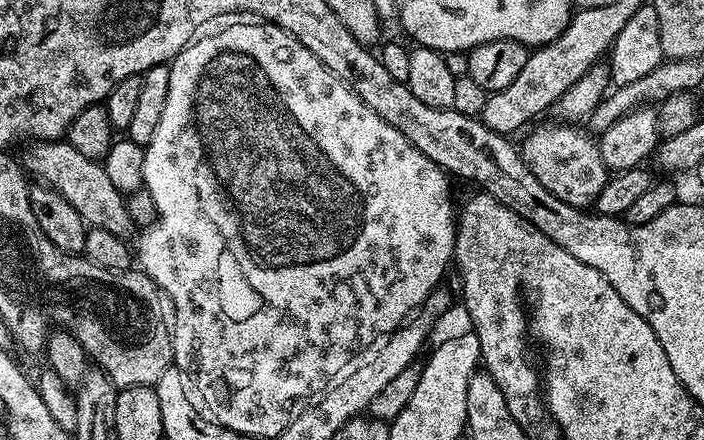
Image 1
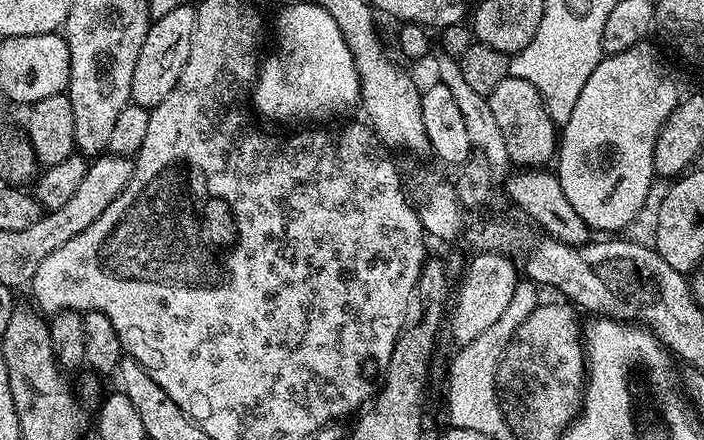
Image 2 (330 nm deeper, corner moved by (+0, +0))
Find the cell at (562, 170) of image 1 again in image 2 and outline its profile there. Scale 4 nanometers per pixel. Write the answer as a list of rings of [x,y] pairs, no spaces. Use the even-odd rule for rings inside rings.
[[[508,75],[504,81],[499,82],[488,96],[488,105],[494,113],[494,119],[498,127],[502,129],[502,138],[506,138],[506,154],[509,161],[517,169],[543,169],[553,163],[558,152],[558,125],[552,120],[540,92],[530,81],[523,81],[522,78]]]

